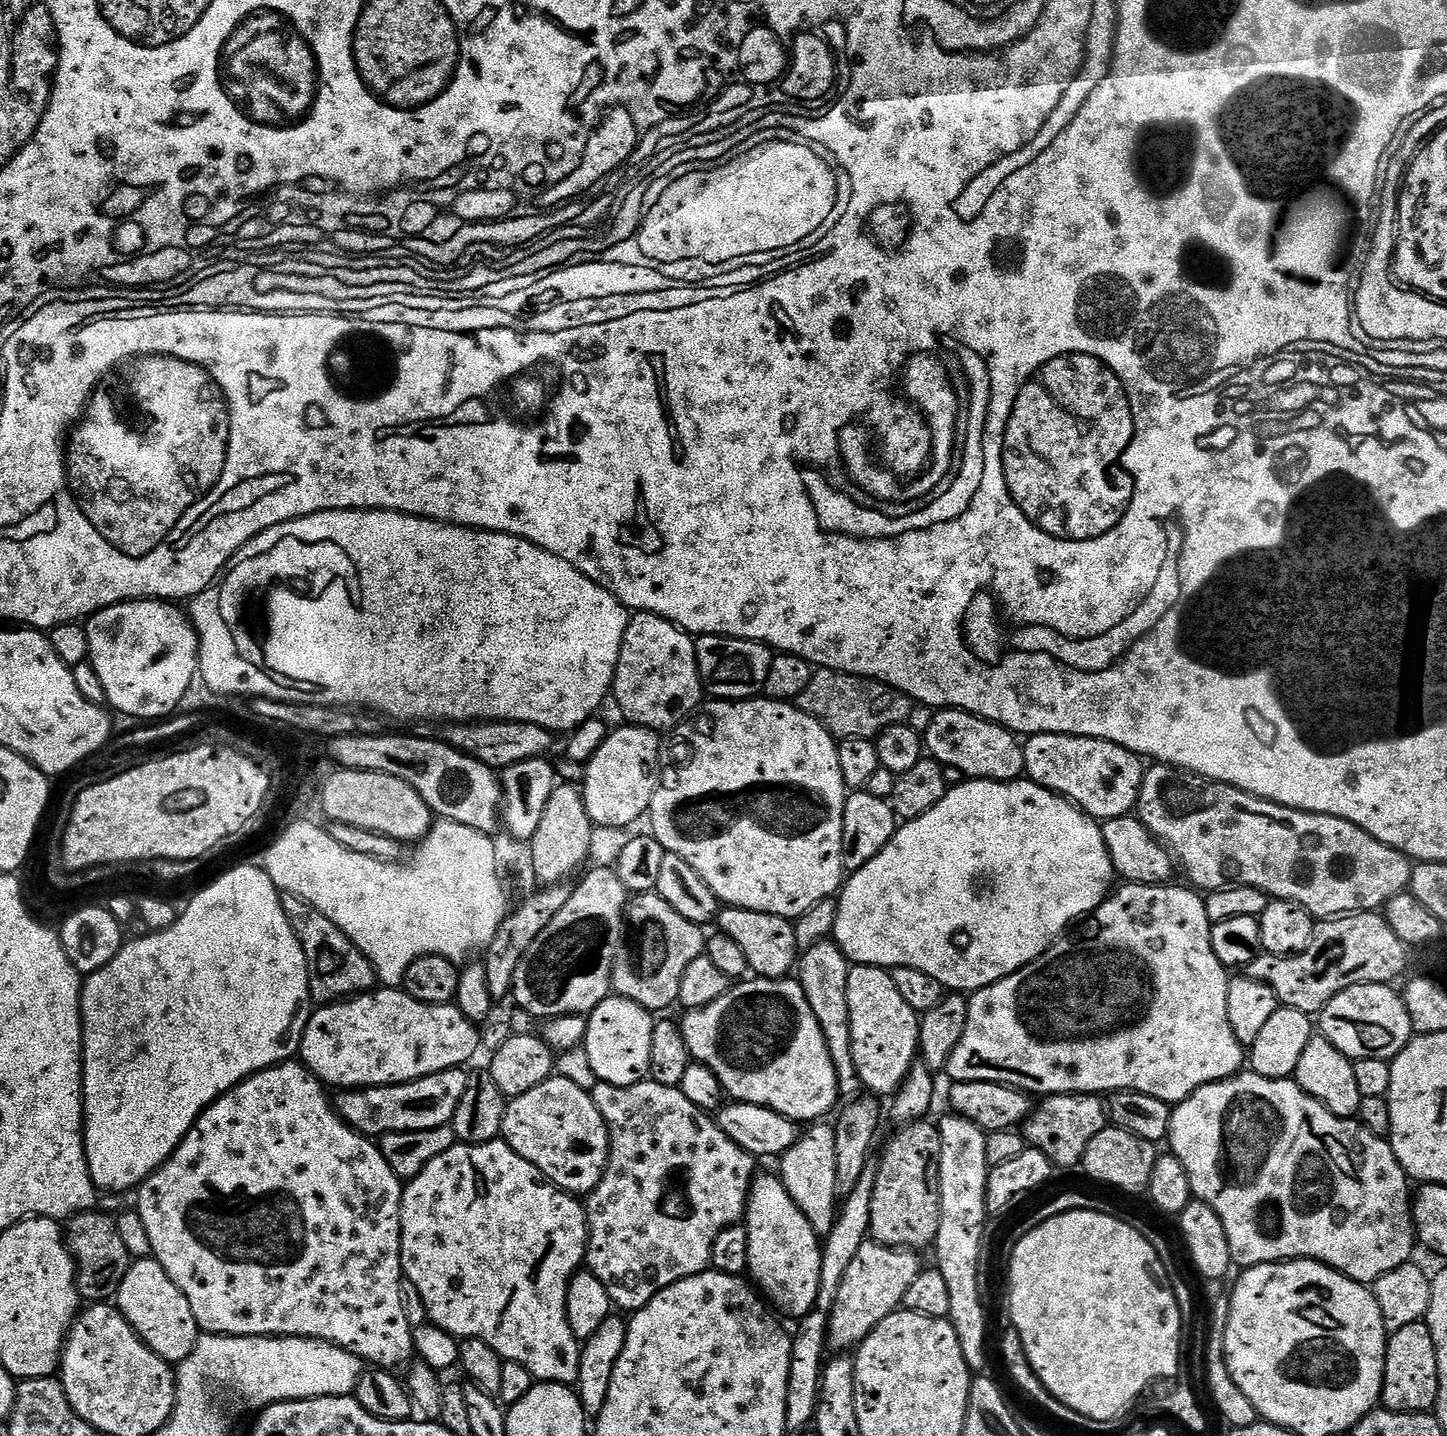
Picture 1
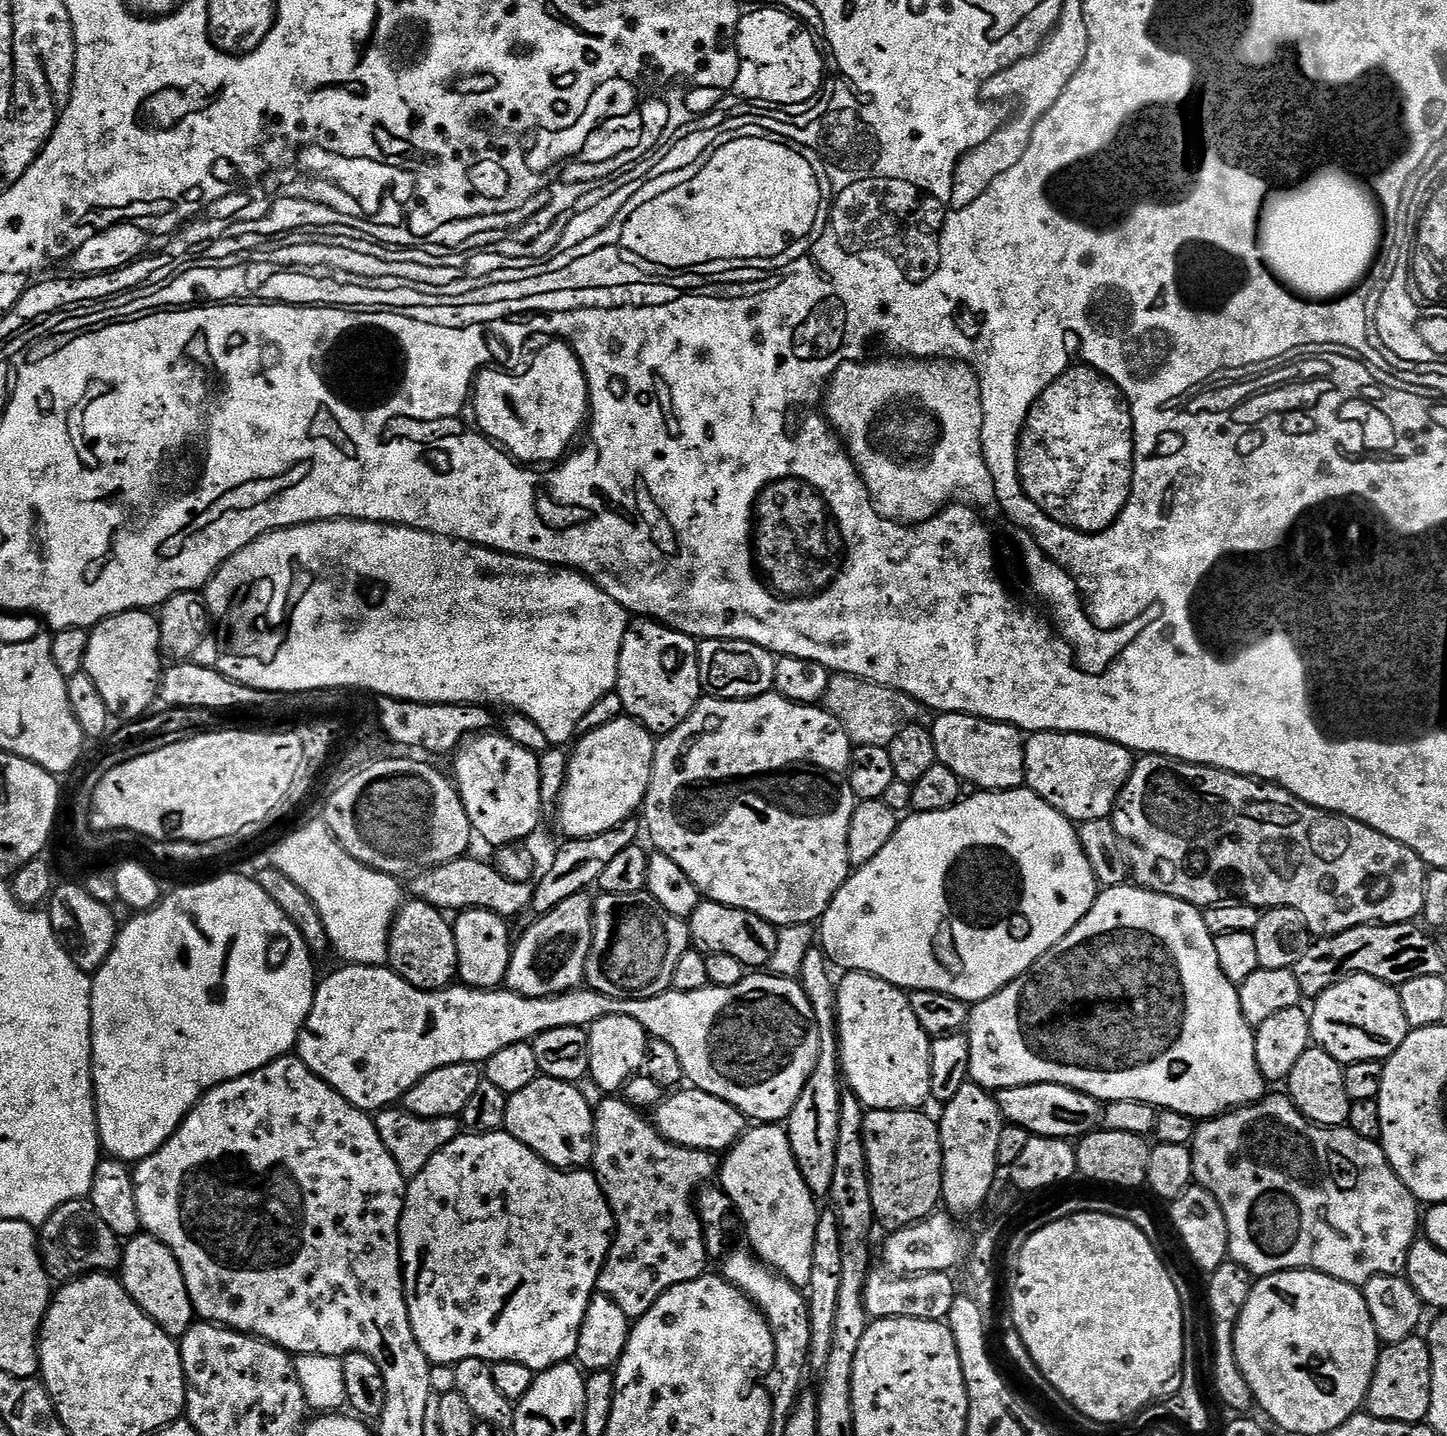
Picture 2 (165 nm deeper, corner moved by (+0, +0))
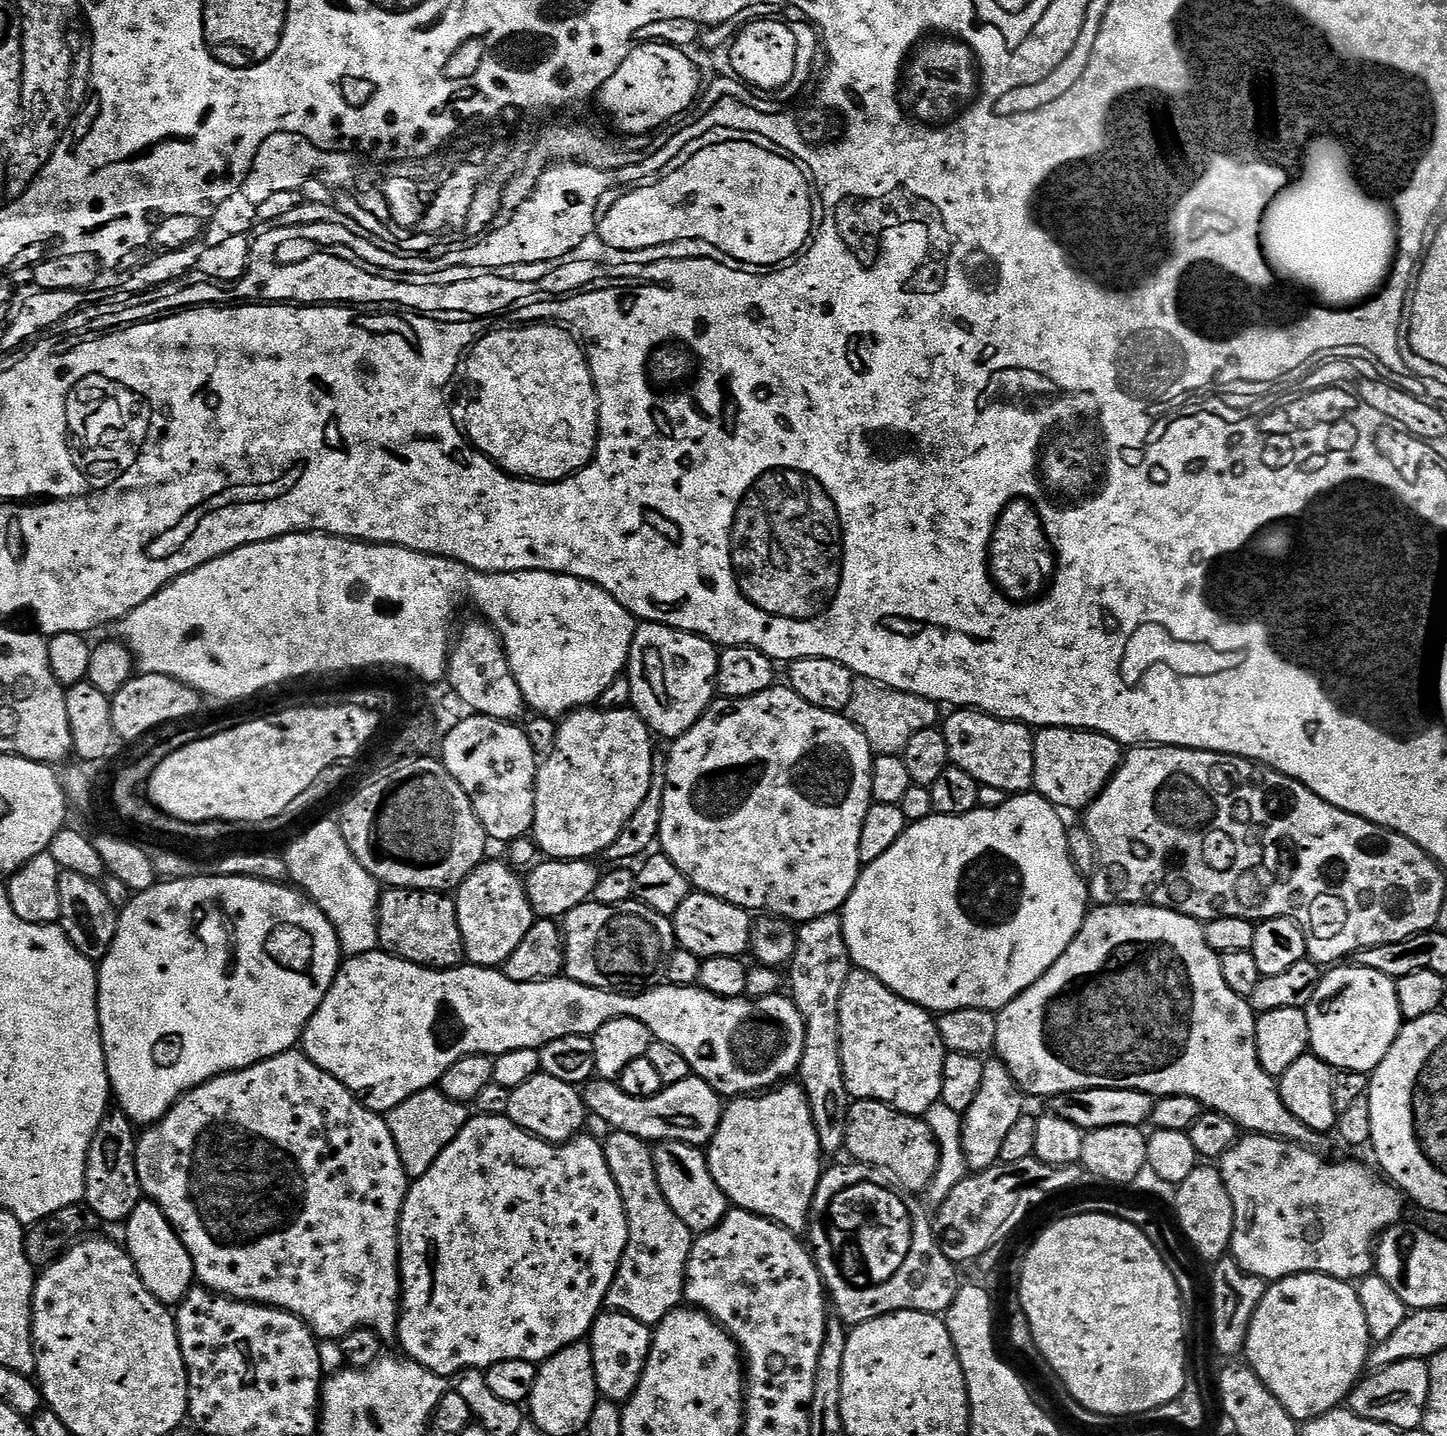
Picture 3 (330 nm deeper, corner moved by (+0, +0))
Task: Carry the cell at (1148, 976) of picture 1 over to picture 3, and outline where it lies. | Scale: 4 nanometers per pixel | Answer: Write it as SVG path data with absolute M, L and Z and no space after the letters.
M1106 904L1093 907L1089 911L1088 915L1084 917L1084 925L1080 928L1079 934L1074 938L1074 942L1070 942L1070 946L1064 951L1062 958L1058 958L1058 962L1054 962L1054 966L1050 966L1050 970L1046 970L1046 974L1042 974L1042 978L1038 978L1038 982L1034 982L1034 986L1030 986L1022 994L1018 994L1018 998L1014 998L1005 1008L1000 1009L996 1017L996 1047L994 1052L998 1059L1010 1070L1016 1087L1020 1089L1021 1093L1027 1094L1029 1097L1032 1095L1051 1098L1066 1092L1086 1091L1091 1088L1125 1088L1126 1090L1134 1090L1135 1092L1145 1092L1146 1095L1153 1098L1159 1098L1161 1096L1185 1096L1186 1098L1194 1098L1205 1109L1217 1112L1218 1114L1226 1114L1226 1118L1233 1120L1236 1123L1237 1129L1243 1130L1245 1133L1255 1134L1257 1136L1276 1136L1280 1140L1289 1140L1292 1144L1303 1144L1305 1148L1311 1148L1314 1152L1321 1154L1327 1153L1329 1137L1325 1133L1310 1130L1310 1126L1302 1126L1302 1122L1298 1122L1298 1118L1294 1118L1294 1114L1290 1114L1286 1110L1286 1106L1280 1097L1277 1081L1270 1074L1266 1074L1266 1070L1262 1070L1262 1066L1258 1062L1258 1050L1256 1049L1256 1018L1257 1013L1252 1011L1247 999L1238 994L1234 994L1234 990L1230 990L1230 986L1226 986L1226 978L1222 978L1220 956L1214 950L1210 950L1210 946L1206 946L1204 924L1201 921L1195 920L1192 916L1183 916L1182 913L1175 912L1169 908L1156 908L1152 904Z

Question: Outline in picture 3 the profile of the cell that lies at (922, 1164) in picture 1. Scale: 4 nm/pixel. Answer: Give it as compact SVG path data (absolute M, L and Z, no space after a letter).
M877 1100L849 1103L844 1148L852 1155L849 1157L853 1161L867 1164L872 1170L881 1168L882 1171L889 1172L905 1193L923 1193L927 1189L934 1178L940 1157L927 1119L899 1112L896 1108Z

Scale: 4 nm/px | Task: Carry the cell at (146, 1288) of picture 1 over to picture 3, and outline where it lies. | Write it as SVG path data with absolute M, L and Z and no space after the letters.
M141 1199L140 1204L134 1206L134 1210L128 1215L123 1228L123 1243L128 1257L134 1262L136 1273L142 1278L146 1290L150 1290L150 1294L154 1294L154 1298L158 1298L163 1304L179 1305L187 1292L192 1291L196 1271L192 1265L192 1255L180 1241L180 1235L172 1229L172 1224L162 1209L153 1200Z

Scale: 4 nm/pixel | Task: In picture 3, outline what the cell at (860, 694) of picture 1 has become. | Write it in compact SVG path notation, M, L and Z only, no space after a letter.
M853 679L846 715L848 720L866 738L873 753L881 756L895 756L903 753L906 742L918 734L918 730L937 727L937 705L931 700L915 696L902 690L887 688L873 680Z

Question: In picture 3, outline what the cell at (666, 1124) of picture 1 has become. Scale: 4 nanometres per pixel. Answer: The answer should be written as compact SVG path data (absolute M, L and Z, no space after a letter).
M612 1130L602 1141L610 1174L622 1194L628 1219L628 1241L614 1282L604 1299L611 1311L621 1312L649 1326L659 1324L666 1314L681 1307L684 1275L694 1233L670 1210L656 1184L652 1170L652 1148L634 1134Z

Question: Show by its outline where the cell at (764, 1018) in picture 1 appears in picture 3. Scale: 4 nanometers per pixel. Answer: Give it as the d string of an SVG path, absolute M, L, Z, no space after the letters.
M377 950L367 952L361 956L348 956L347 959L341 963L340 971L336 973L330 990L325 994L324 1000L318 1006L318 1010L310 1018L310 1022L304 1028L302 1051L304 1055L309 1056L323 1072L330 1074L338 1082L342 1082L342 1086L349 1088L353 1096L355 1096L364 1107L370 1109L372 1112L379 1112L381 1114L387 1114L394 1106L406 1102L406 1098L410 1098L414 1094L418 1094L427 1088L439 1085L442 1074L446 1074L446 1070L450 1066L454 1066L454 1062L458 1062L462 1058L466 1058L467 1056L491 1056L495 1058L506 1054L510 1050L522 1050L523 1048L535 1048L539 1050L544 1044L549 1044L558 1038L566 1038L567 1036L593 1037L599 1028L606 1026L606 1022L610 1022L614 1018L634 1018L638 1022L645 1024L652 1032L655 1039L666 1042L666 1046L674 1046L674 1050L678 1050L678 1054L682 1054L682 1058L686 1058L686 1062L692 1067L693 1076L701 1076L715 1092L719 1092L721 1097L724 1098L759 1094L767 1089L775 1088L781 1082L787 1081L789 1078L797 1075L800 1063L802 1062L802 1050L804 1049L806 1030L804 1029L802 1014L796 1008L796 1003L787 995L777 994L767 996L766 998L758 998L757 1000L745 998L744 996L722 998L721 996L715 996L714 994L704 991L704 989L699 986L679 988L667 982L661 983L661 985L661 988L652 986L647 990L640 990L635 994L629 994L624 990L609 990L607 988L586 986L585 984L579 984L567 978L535 980L534 982L514 982L510 978L506 978L503 971L495 968L477 968L476 965L469 963L455 968L442 968L439 970L423 968L420 964L406 962L402 958L392 956L389 952Z

